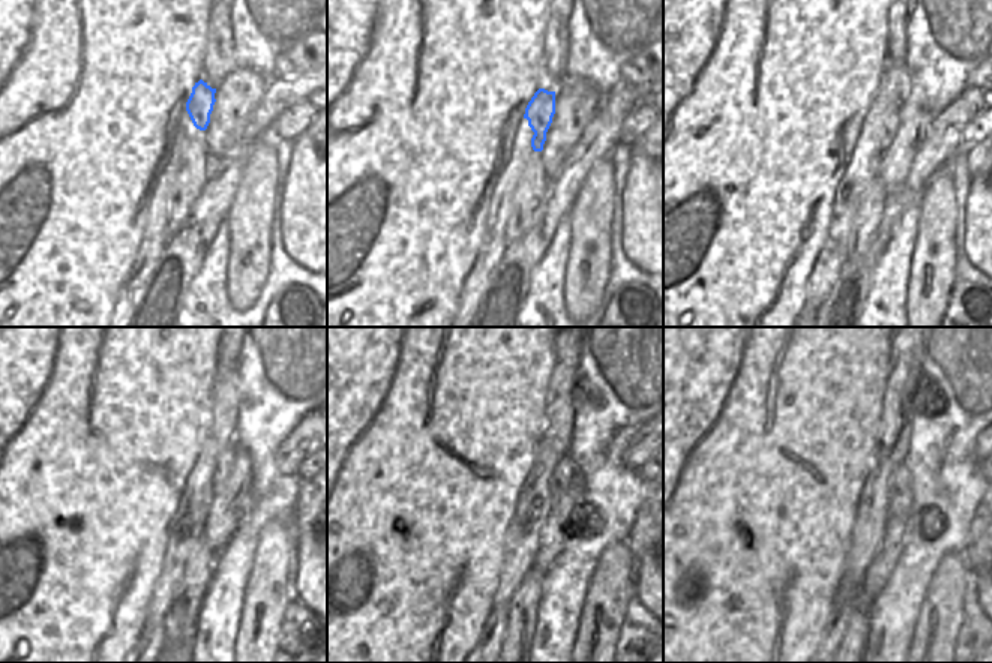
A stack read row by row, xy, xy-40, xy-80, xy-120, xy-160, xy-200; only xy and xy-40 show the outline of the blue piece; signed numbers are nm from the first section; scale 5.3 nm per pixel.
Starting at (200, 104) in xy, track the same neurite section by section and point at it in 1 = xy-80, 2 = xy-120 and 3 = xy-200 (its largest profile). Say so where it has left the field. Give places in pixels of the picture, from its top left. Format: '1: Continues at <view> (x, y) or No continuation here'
1: Continues at xy-80 (887, 131)
2: Continues at xy-120 (225, 461)
3: Continues at xy-200 (899, 485).

